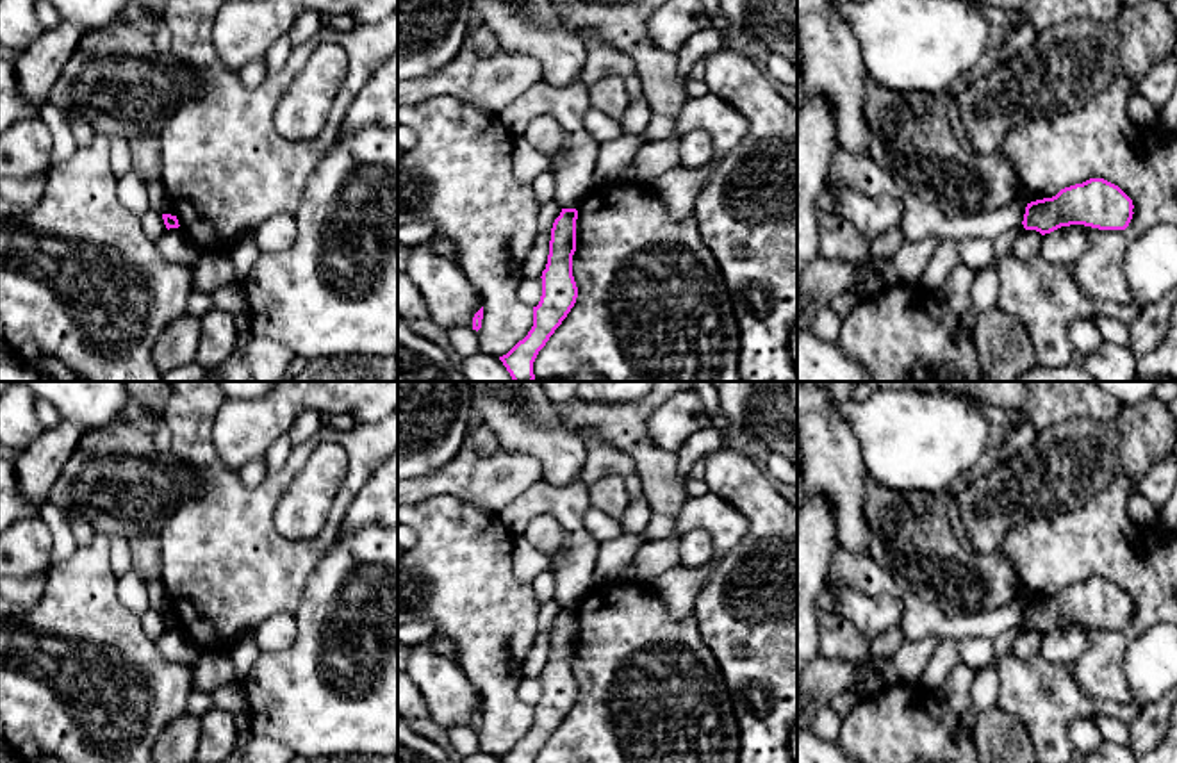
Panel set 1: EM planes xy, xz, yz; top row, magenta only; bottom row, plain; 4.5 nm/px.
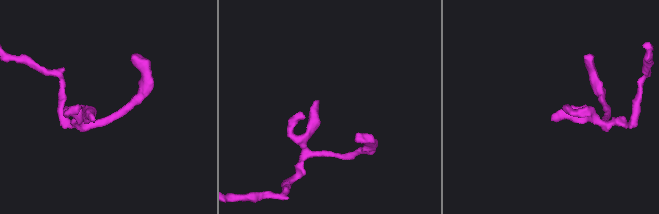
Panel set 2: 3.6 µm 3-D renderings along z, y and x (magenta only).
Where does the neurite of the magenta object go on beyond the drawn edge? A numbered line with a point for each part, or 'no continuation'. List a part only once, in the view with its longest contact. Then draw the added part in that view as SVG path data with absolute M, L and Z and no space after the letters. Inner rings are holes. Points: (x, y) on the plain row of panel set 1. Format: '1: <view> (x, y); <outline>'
no continuation

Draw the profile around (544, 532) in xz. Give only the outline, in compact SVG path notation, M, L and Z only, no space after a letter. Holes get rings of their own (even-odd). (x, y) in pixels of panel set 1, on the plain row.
M539 515L531 519L521 535L528 544L546 553L551 562L564 540L564 529L553 515Z

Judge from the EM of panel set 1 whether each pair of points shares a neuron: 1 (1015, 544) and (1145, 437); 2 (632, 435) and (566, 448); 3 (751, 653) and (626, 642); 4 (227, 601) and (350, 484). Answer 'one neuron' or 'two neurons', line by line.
1: two neurons
2: two neurons
3: two neurons
4: one neuron

